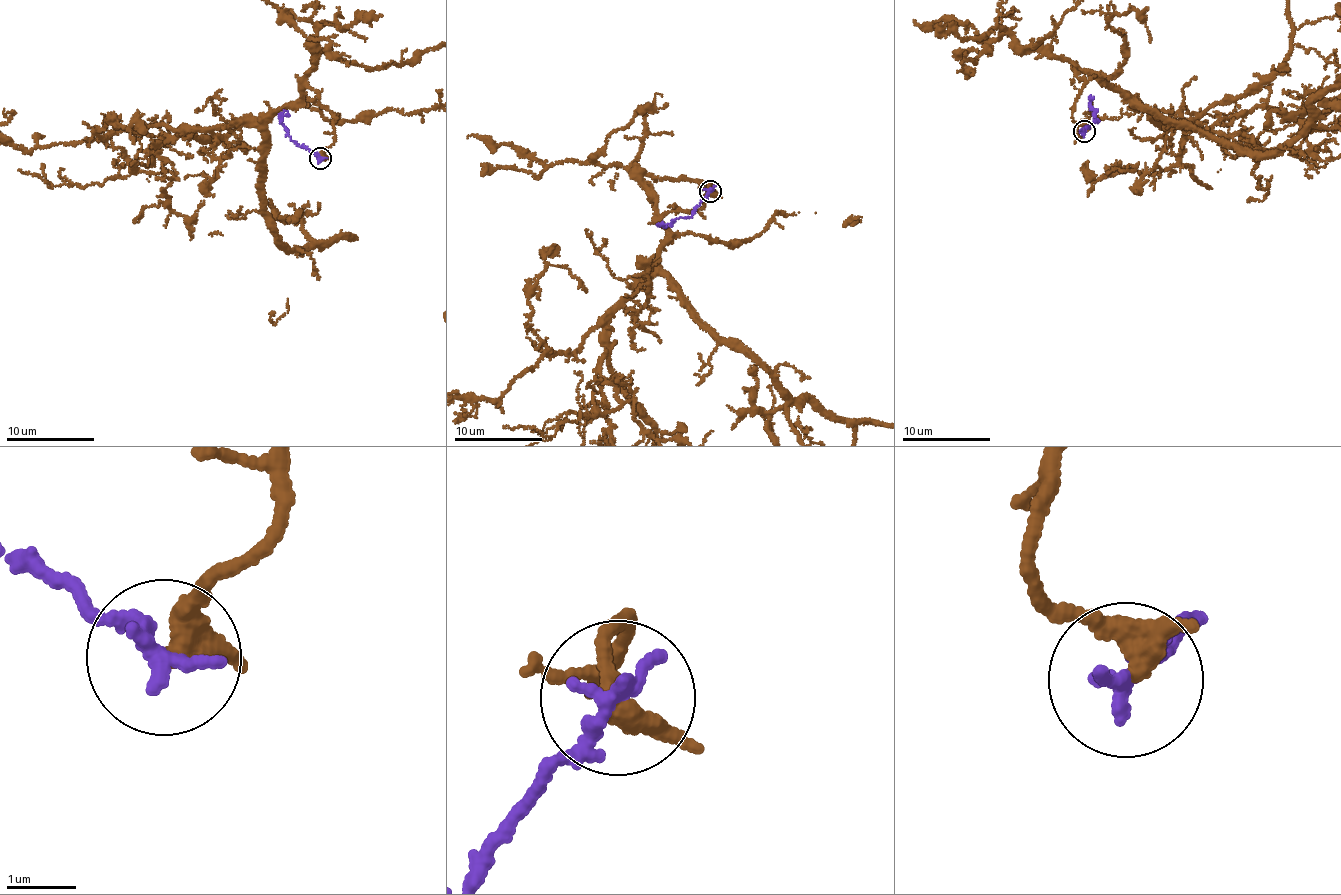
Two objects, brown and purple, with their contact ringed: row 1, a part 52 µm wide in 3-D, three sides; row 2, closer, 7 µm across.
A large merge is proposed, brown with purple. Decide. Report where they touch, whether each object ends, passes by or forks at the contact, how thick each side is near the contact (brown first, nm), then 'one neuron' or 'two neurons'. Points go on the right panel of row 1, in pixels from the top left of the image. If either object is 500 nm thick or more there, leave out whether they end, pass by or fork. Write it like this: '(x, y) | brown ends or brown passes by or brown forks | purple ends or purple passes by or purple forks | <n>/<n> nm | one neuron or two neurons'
(1084, 131) | brown passes by | purple ends | 300/320 nm | two neurons

